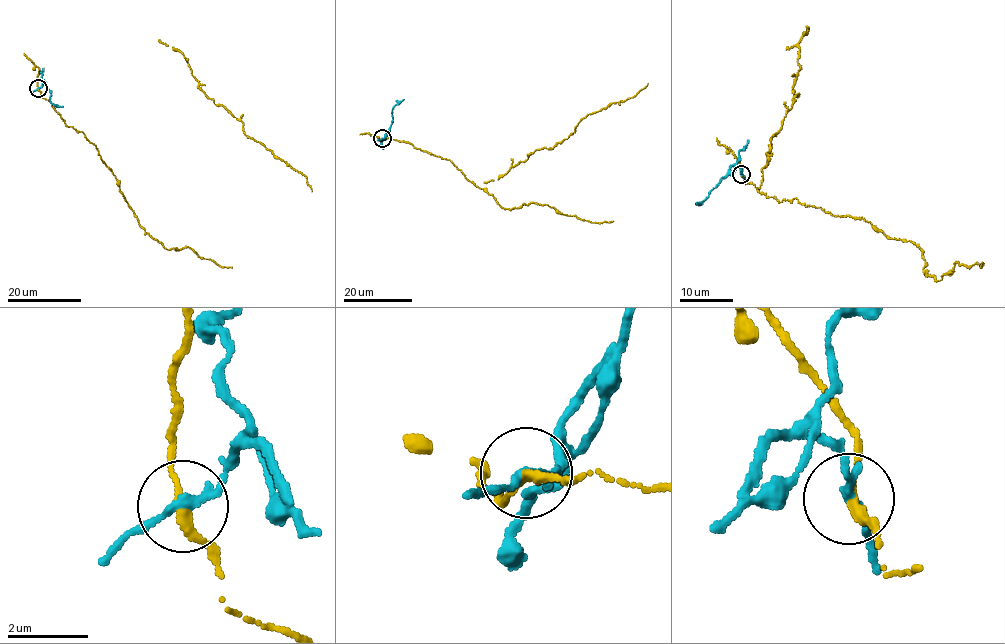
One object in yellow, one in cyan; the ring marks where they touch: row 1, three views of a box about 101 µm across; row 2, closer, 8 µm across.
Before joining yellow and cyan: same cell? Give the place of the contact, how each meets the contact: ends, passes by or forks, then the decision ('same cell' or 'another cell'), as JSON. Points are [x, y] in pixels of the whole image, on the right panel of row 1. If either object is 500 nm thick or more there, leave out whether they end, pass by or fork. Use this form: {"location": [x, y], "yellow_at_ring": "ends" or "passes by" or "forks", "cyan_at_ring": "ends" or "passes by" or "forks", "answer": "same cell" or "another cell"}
{"location": [741, 174], "yellow_at_ring": "passes by", "cyan_at_ring": "passes by", "answer": "another cell"}

